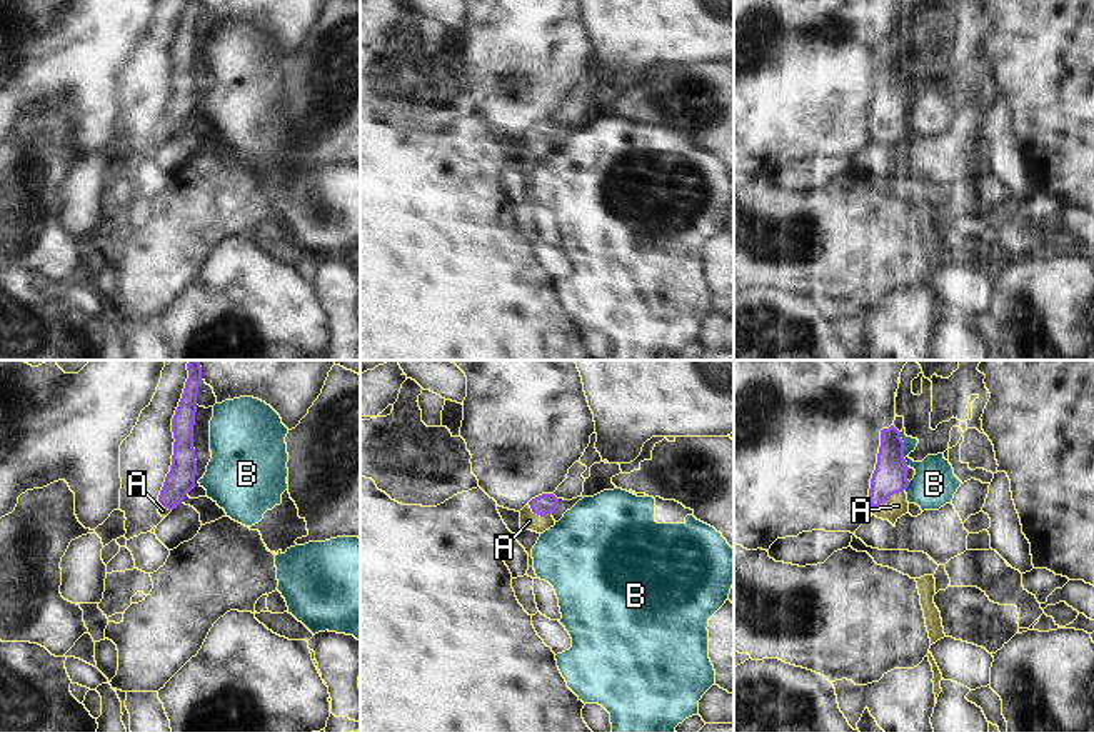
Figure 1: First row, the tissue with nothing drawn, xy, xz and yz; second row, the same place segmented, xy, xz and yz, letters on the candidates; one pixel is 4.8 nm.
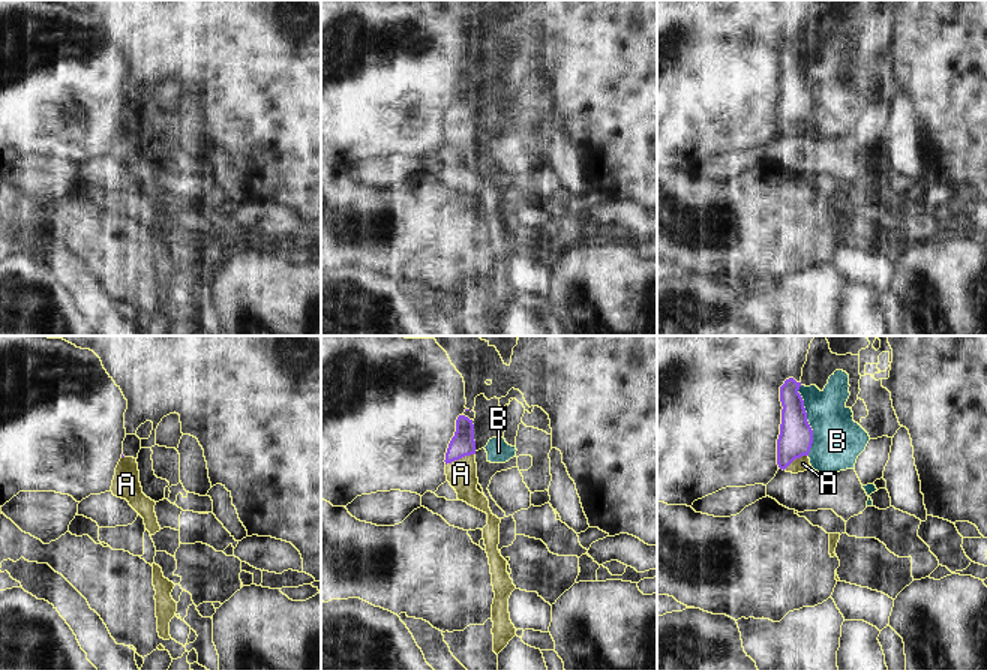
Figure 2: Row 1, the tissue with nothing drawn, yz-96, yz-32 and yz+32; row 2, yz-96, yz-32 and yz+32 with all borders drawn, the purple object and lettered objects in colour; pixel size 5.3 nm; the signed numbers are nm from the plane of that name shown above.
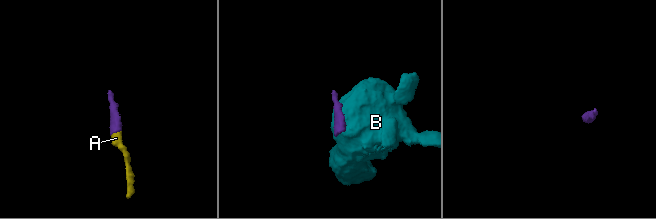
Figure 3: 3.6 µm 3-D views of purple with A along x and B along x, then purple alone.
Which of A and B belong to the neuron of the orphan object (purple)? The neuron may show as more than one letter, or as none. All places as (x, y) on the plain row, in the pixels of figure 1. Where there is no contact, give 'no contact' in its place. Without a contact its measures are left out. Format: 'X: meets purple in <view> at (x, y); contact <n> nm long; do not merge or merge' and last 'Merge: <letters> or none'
A: meets purple in yz at (888, 124); contact 200 nm long; merge
B: meets purple in yz at (903, 77); contact 180 nm long; do not merge
Merge: A

